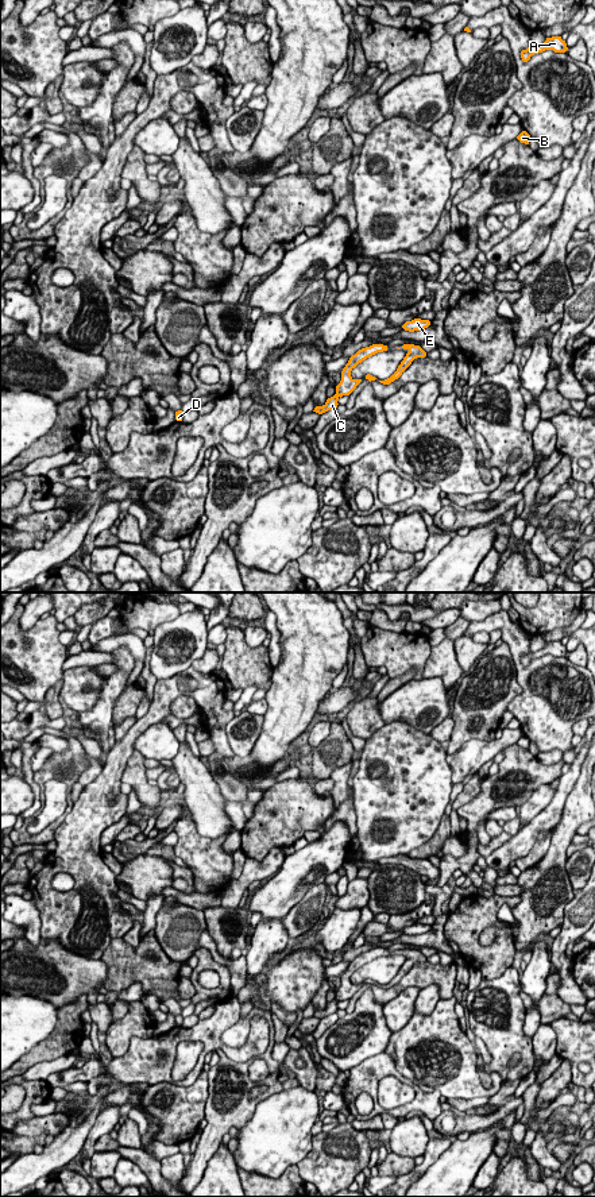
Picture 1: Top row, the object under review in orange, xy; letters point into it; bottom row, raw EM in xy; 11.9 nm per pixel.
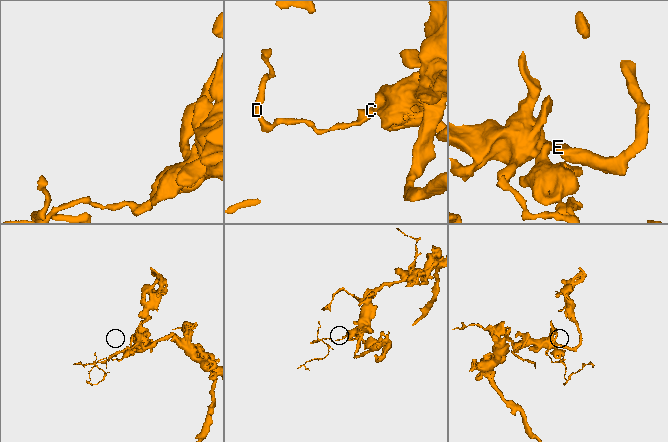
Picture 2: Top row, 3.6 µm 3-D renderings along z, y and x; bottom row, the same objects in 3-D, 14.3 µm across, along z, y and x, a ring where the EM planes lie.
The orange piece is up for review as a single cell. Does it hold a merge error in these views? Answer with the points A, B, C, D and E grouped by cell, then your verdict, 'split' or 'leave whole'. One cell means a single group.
groups A B E / C D; split

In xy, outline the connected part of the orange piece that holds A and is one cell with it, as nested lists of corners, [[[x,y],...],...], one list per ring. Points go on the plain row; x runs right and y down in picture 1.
[[[561,641],[546,642],[546,645],[537,652],[528,652],[521,656],[521,663],[528,667],[532,660],[542,657],[545,655],[553,655],[555,657],[565,657],[568,655],[565,645]]]

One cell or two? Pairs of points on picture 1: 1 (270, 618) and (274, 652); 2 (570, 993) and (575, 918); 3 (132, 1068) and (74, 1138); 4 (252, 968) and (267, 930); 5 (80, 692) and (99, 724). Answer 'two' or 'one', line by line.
1: one
2: one
3: two
4: one
5: two

